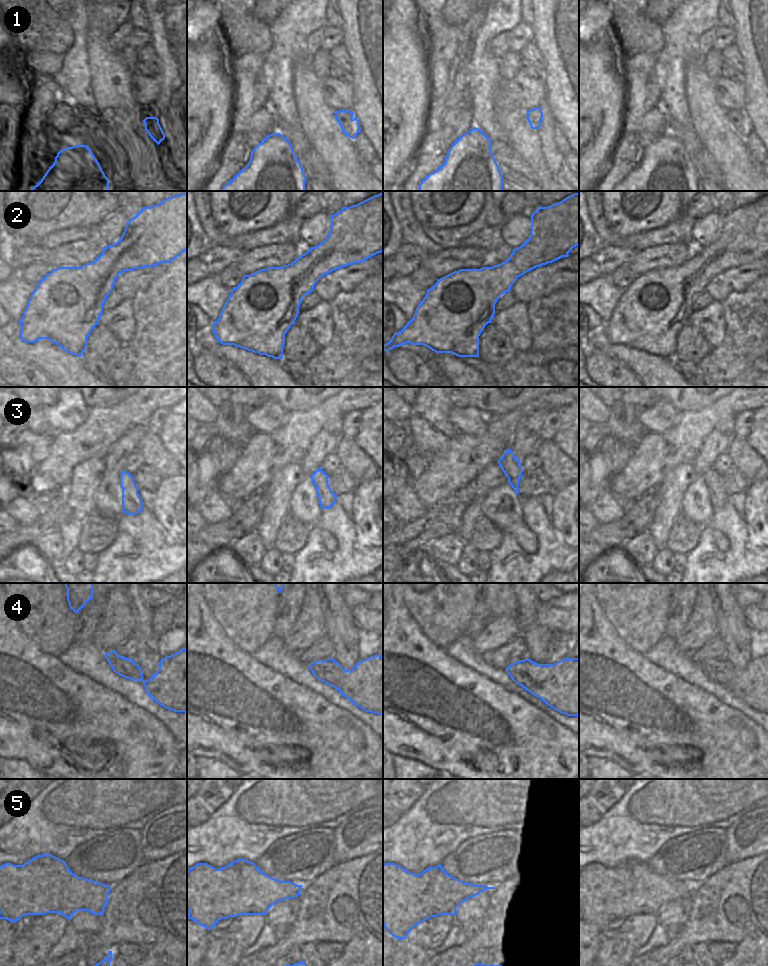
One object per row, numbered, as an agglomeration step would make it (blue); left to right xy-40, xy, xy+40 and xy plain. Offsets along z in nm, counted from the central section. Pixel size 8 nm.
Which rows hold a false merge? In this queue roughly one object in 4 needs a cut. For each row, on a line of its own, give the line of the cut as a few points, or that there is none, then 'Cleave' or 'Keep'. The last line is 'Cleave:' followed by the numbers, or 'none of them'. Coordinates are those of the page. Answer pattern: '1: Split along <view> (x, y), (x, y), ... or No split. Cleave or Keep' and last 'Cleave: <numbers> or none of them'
1: No split. Keep
2: No split. Keep
3: No split. Keep
4: No split. Keep
5: No split. Keep
Cleave: none of them

